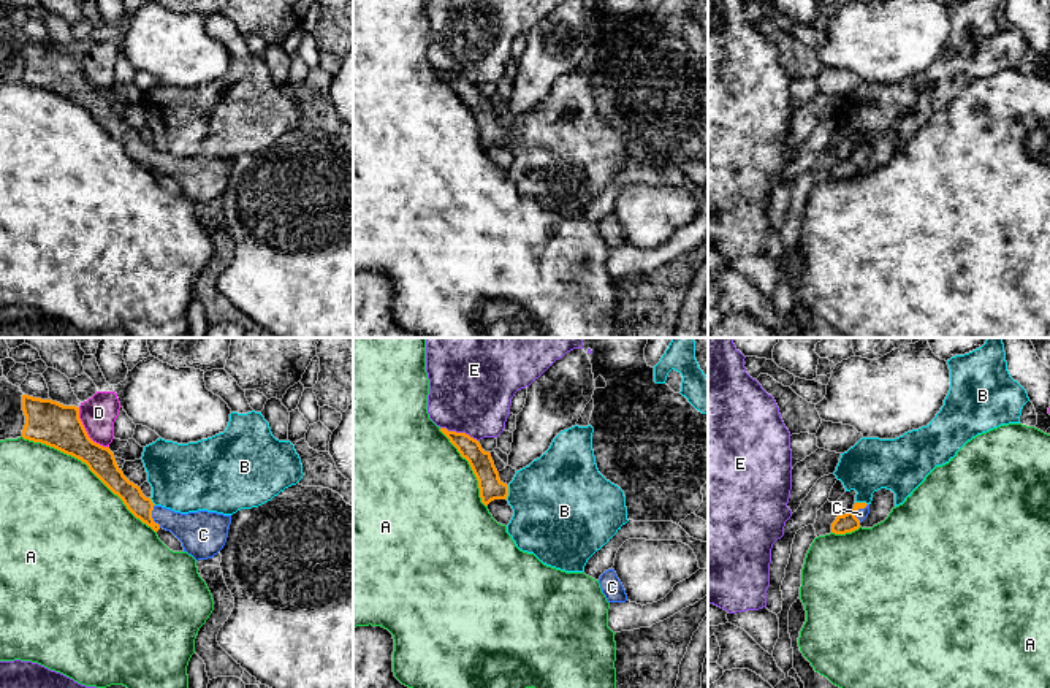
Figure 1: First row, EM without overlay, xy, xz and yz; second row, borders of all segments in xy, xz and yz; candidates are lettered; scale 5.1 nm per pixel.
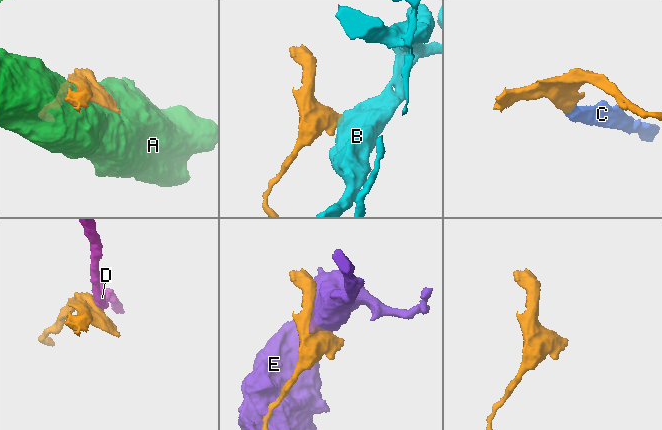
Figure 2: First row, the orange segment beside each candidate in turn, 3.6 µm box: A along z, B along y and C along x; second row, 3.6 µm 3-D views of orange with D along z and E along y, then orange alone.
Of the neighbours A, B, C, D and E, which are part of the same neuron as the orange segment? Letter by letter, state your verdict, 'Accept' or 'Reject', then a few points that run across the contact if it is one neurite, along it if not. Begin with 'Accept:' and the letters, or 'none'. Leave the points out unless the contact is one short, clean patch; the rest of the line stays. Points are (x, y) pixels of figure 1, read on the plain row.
Accept: C
A: Reject
B: Reject. Line: xz (509, 130), (505, 143)
C: Accept. Line: yz (844, 168), (855, 154), (860, 159)
D: Reject. Line: xy (78, 53), (78, 62), (86, 78), (94, 86), (108, 92)
E: Reject

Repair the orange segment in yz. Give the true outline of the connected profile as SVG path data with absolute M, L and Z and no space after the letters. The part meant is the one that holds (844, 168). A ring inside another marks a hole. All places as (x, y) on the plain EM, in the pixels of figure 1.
M855 147L854 154L844 160L838 160L831 168L831 178L846 179L860 173L860 168L868 162L869 149Z

